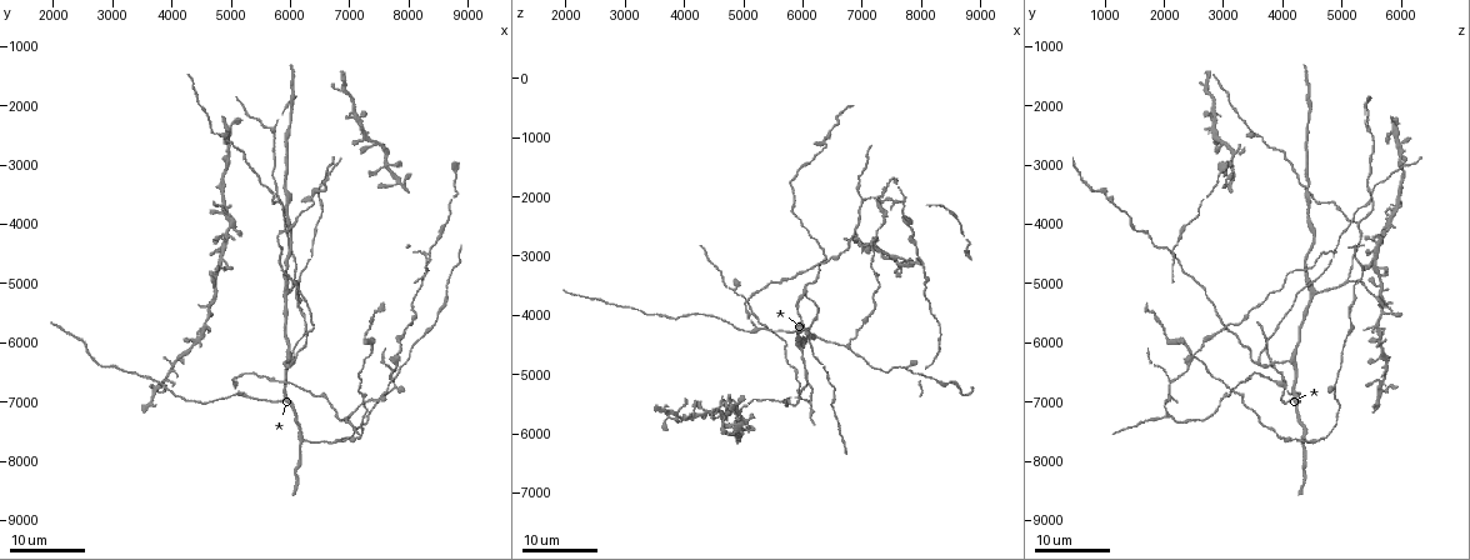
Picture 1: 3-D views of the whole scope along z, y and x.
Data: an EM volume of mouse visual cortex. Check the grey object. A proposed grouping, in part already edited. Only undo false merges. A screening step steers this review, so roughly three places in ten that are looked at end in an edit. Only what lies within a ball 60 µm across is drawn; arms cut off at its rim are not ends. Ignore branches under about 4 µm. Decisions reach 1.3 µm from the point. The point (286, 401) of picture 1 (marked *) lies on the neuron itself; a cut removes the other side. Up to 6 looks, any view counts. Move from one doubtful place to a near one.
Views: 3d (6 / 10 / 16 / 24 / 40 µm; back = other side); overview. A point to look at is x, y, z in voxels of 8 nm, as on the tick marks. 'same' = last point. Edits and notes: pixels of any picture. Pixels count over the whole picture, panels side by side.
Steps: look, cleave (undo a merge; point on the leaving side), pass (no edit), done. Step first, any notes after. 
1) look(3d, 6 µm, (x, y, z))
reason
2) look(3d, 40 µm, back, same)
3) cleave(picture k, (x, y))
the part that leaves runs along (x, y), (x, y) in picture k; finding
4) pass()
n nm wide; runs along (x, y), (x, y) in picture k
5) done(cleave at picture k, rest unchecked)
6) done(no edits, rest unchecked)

look(3d, 24 µm, (6050, 6350, 3600))
a fork

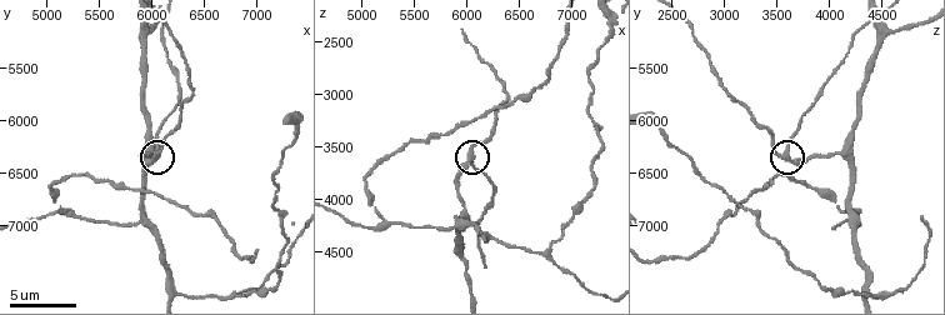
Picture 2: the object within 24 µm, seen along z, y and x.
look(3d, 6 µm, (6040, 6300, 3580))

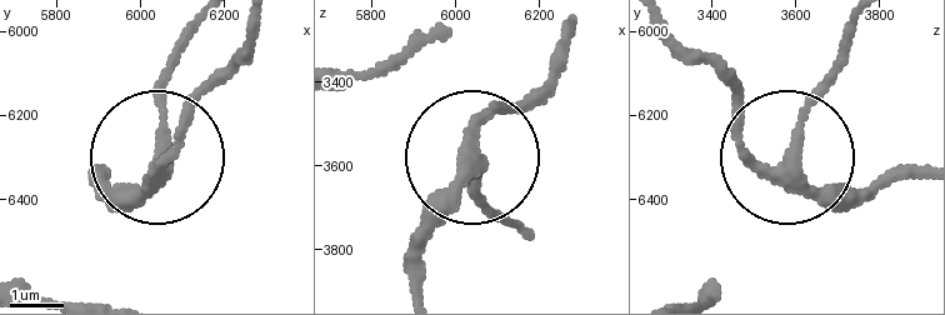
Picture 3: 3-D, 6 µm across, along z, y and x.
pass()
runs along (924, 176), (844, 194), (803, 180), (790, 140), (839, 50) in picture 3; continuous, no second neuron

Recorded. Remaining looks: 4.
look(3d, 24 µm, (6050, 4950, 5050))
three arms meet

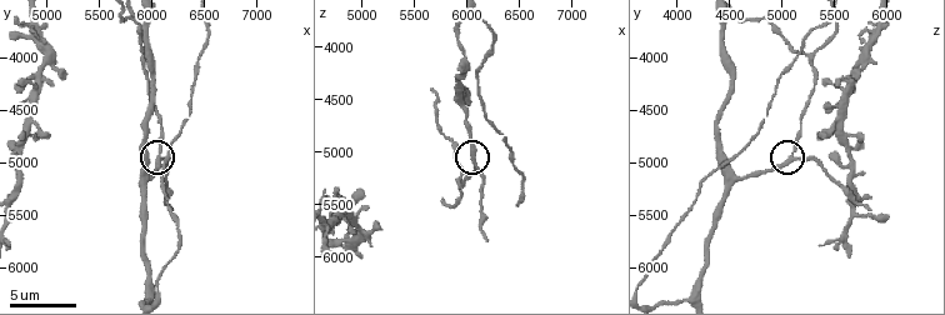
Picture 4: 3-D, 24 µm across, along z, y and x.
look(3d, 10 µm, (6080, 4920, 5080))
closer look

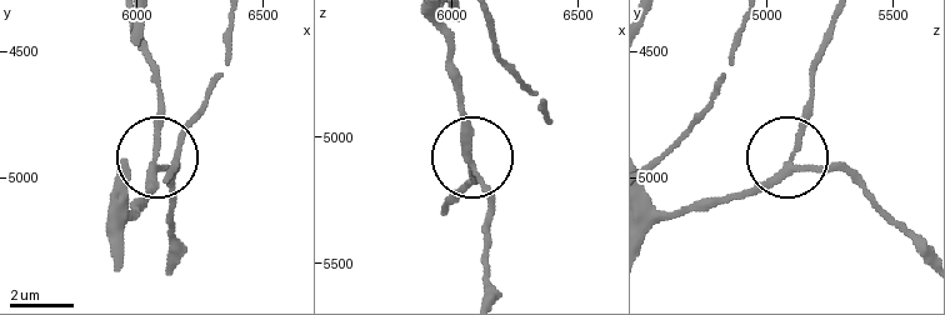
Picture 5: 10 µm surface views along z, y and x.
pass()
3 arms; runs along (653, 229), (749, 194), (790, 161), (859, 178) in picture 5; all the same neuron

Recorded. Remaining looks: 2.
look(3d, 10 µm, (5980, 5140, 4580))

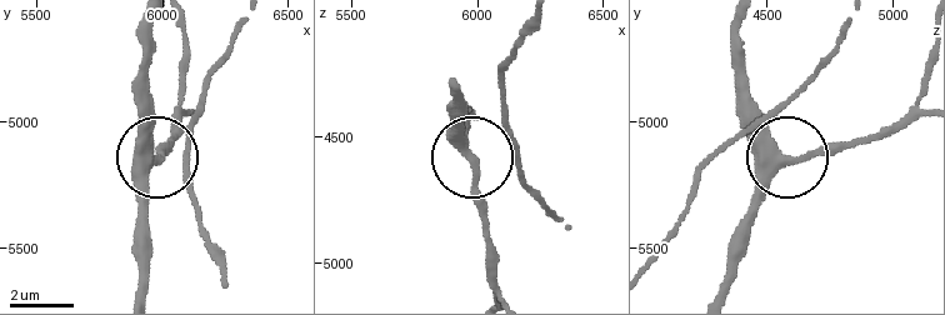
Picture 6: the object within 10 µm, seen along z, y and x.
pass()
runs along (716, 294), (735, 230), (781, 158), (741, 95) in picture 6; one neuron here

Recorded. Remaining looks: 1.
done(no edits, rest unchecked)

